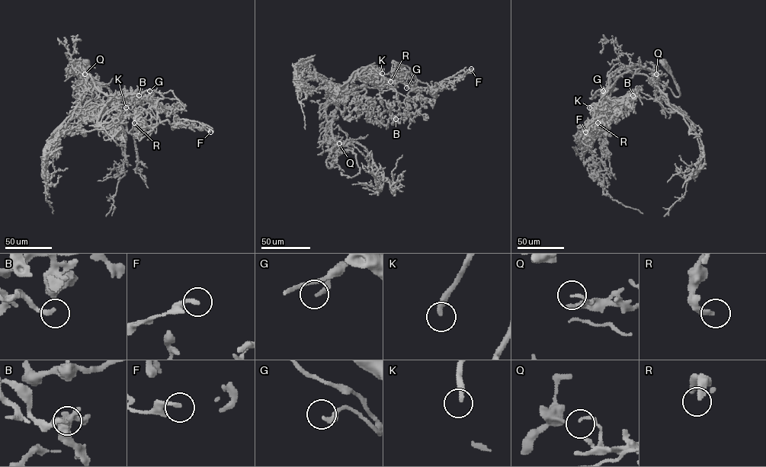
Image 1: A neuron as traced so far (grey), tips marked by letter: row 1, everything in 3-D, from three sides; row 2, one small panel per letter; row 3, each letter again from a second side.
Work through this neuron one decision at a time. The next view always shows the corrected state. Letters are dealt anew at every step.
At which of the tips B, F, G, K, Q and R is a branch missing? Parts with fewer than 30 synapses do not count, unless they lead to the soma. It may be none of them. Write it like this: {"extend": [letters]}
{"extend": ["K"]}

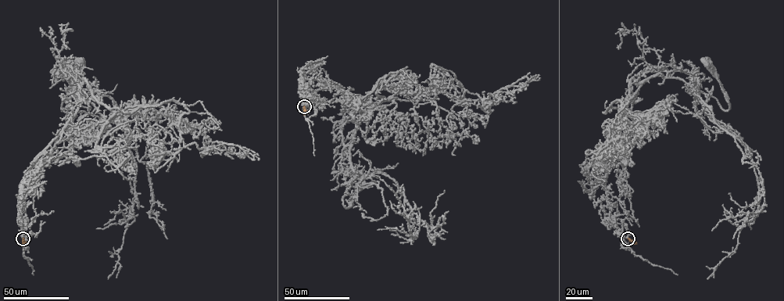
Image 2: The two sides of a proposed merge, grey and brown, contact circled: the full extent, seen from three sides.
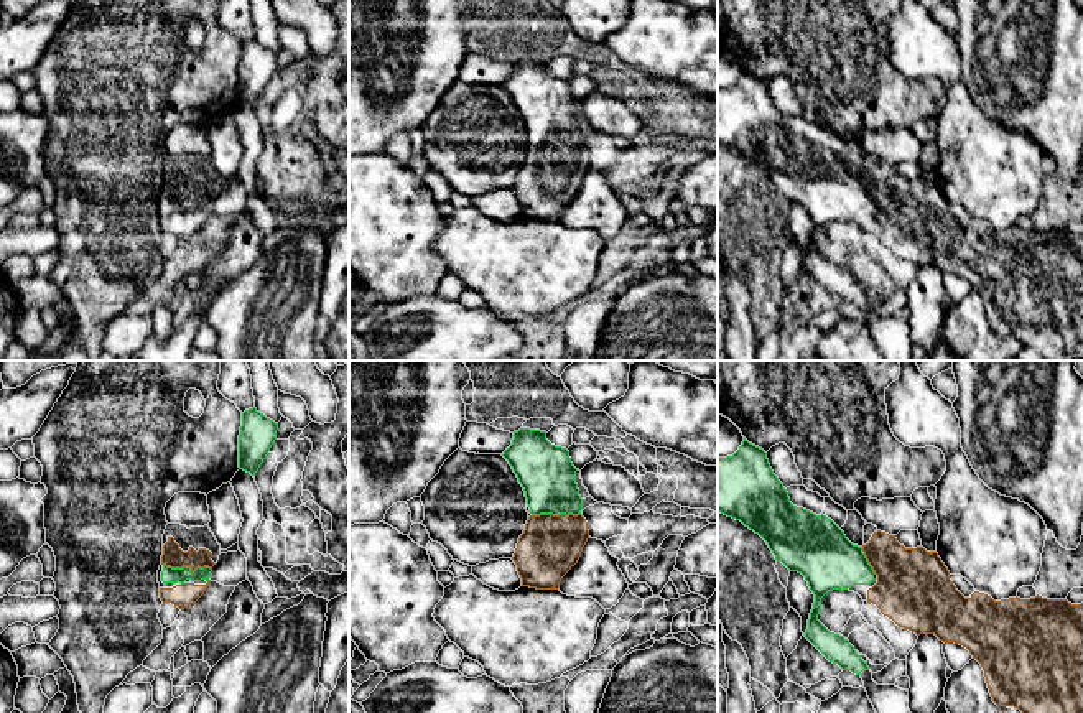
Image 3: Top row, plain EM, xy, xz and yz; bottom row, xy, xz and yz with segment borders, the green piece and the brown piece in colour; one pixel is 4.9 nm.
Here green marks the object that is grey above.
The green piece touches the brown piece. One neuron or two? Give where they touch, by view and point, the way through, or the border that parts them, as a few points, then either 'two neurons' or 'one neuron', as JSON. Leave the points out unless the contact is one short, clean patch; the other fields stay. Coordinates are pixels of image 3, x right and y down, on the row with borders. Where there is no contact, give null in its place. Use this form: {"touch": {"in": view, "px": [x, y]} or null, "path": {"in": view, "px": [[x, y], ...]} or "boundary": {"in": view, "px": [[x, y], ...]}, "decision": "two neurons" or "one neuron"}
{"touch": {"in": "xy", "px": [188, 567]}, "path": {"in": "xy", "px": [[168, 575], [176, 567], [188, 567], [173, 555]]}, "decision": "one neuron"}

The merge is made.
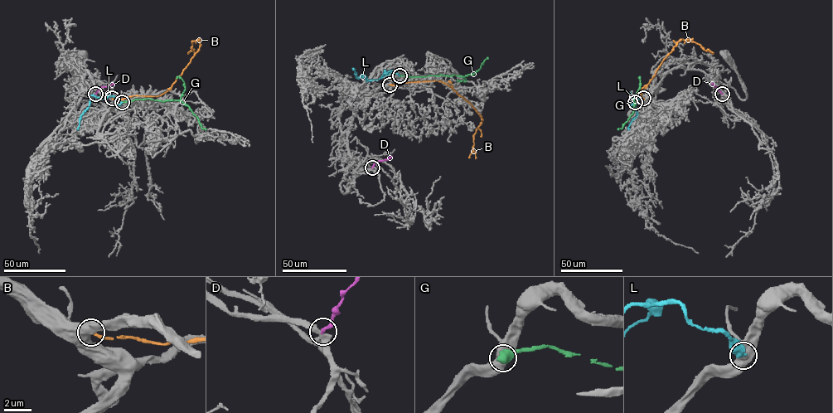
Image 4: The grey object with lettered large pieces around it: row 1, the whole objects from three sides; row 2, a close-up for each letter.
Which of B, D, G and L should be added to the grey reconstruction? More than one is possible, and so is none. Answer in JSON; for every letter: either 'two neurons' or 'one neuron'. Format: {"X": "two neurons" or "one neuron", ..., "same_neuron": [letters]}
{"B": "two neurons", "D": "two neurons", "G": "two neurons", "L": "two neurons", "same_neuron": []}

